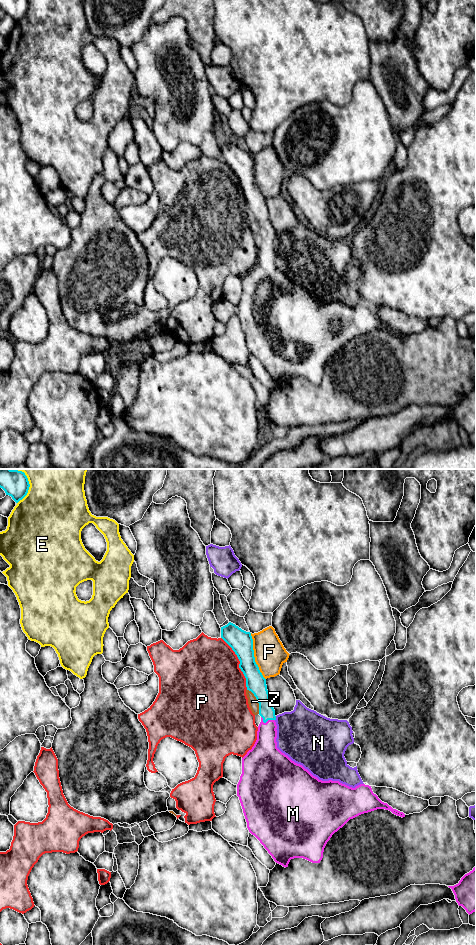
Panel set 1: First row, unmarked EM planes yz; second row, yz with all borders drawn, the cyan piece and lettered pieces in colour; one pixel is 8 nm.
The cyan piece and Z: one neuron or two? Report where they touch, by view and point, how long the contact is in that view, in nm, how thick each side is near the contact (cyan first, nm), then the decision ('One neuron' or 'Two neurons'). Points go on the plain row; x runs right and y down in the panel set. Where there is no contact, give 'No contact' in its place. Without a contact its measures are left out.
Touches cyan at yz (257, 220). Shared border 220 nm. Thickness 160 nm (cyan) against 80 nm. Two neurons

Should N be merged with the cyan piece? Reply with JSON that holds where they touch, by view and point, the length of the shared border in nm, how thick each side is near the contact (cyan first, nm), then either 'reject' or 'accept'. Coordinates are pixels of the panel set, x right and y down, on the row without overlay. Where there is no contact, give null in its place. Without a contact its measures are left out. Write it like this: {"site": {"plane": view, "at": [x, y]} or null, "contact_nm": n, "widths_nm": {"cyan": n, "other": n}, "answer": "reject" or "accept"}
{"site": {"plane": "yz", "at": [275, 238]}, "contact_nm": 40, "widths_nm": {"cyan": 120, "other": 400}, "answer": "reject"}

